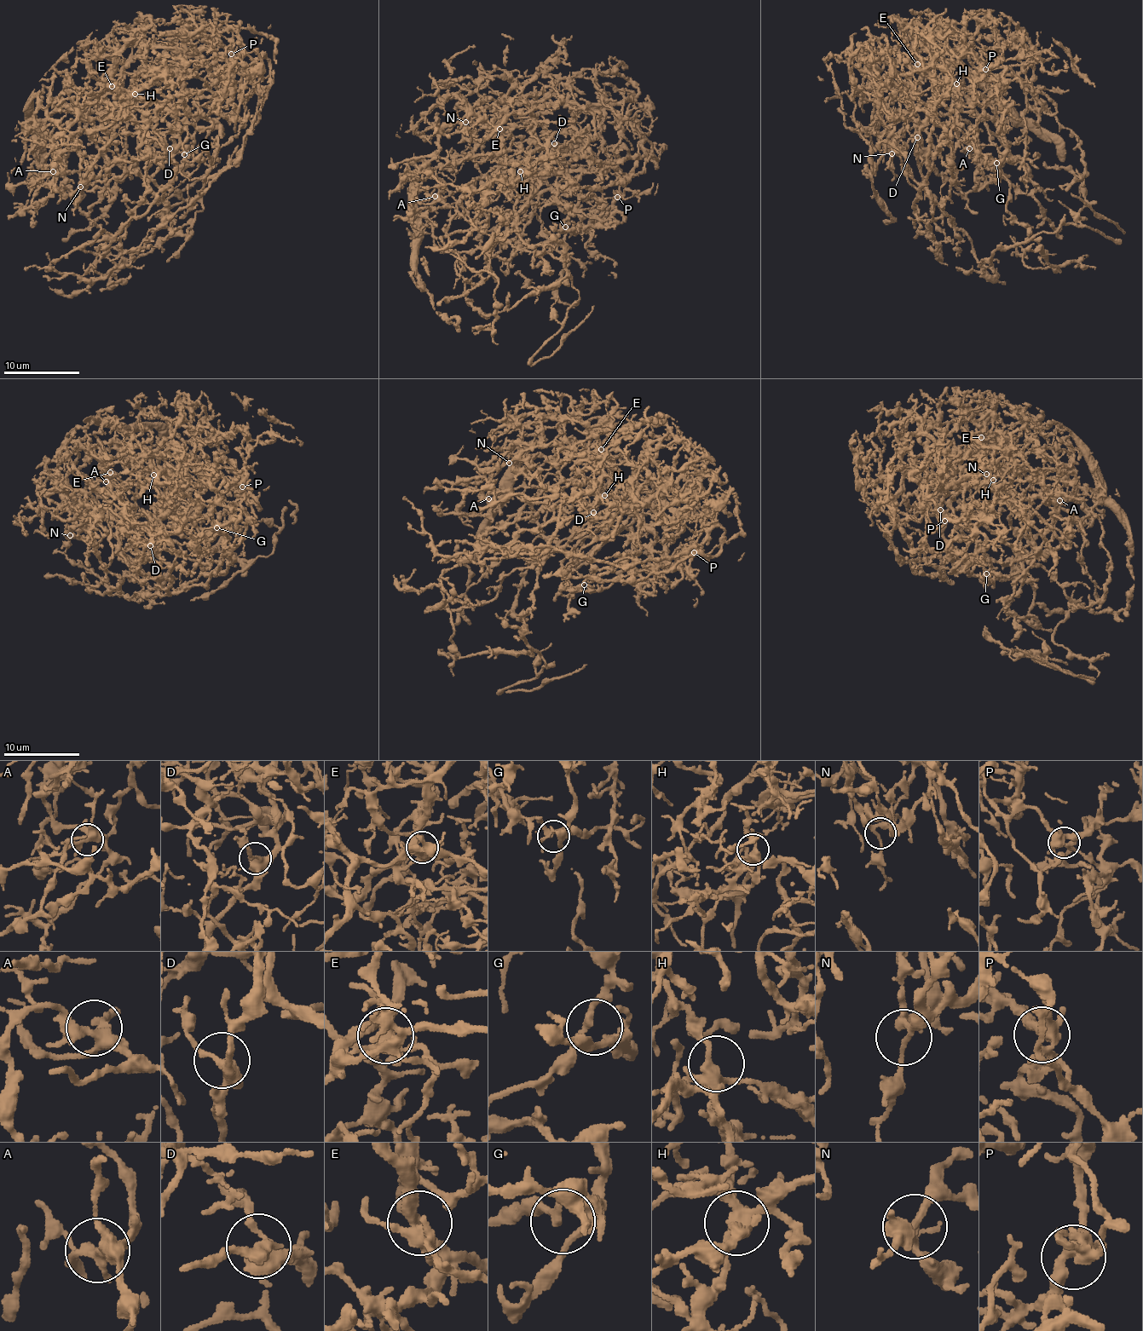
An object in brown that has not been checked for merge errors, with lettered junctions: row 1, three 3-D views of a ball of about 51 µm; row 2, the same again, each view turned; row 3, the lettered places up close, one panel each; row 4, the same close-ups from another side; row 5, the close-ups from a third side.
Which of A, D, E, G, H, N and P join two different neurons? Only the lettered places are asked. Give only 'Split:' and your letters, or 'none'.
Split: none

